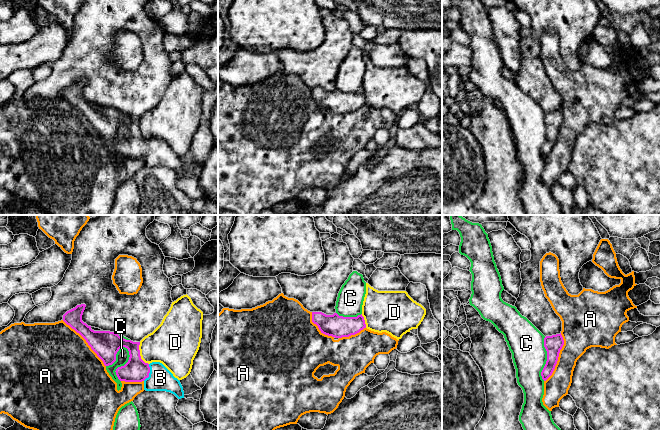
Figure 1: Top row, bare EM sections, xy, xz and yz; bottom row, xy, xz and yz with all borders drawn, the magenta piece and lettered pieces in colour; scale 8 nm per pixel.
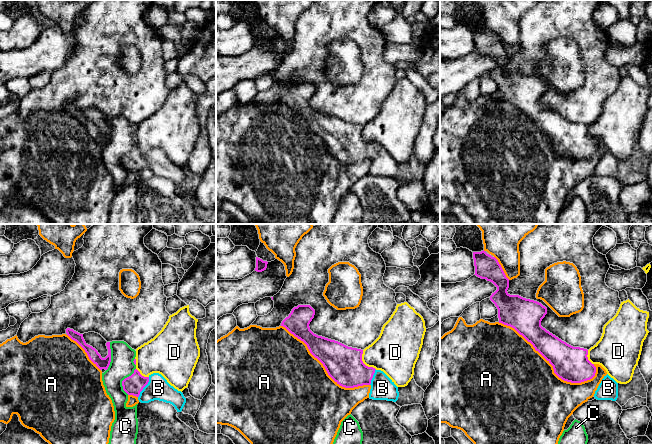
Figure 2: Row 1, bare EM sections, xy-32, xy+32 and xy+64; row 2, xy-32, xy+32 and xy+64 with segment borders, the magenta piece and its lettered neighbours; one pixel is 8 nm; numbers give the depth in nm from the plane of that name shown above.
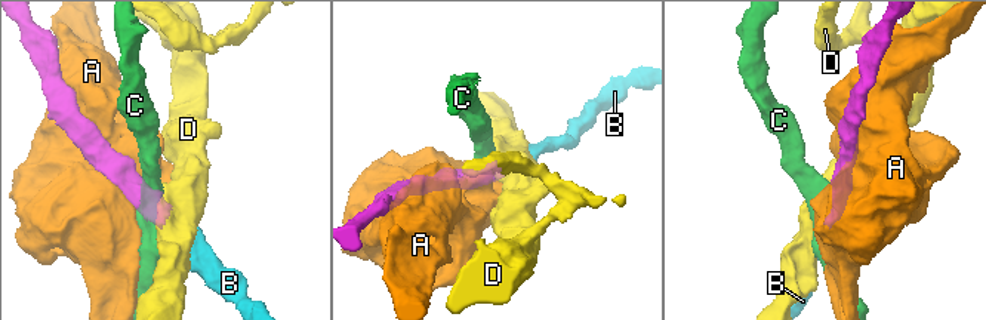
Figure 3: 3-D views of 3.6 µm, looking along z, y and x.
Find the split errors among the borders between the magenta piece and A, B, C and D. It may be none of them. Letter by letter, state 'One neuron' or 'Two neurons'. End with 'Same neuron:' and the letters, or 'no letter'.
A: Two neurons
B: One neuron
C: Two neurons
D: Two neurons
Same neuron: B

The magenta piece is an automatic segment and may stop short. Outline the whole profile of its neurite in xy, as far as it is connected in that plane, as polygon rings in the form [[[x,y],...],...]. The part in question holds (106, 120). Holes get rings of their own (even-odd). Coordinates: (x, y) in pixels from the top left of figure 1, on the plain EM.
[[[77,81],[75,84],[67,87],[63,91],[63,97],[79,109],[103,137],[105,142],[112,141],[116,137],[116,130],[120,124],[125,123],[129,127],[128,138],[116,145],[116,151],[120,157],[125,158],[144,158],[144,166],[146,167],[166,167],[174,170],[178,175],[184,174],[184,167],[180,157],[160,138],[145,139],[140,132],[140,118],[133,118],[120,113],[118,110],[110,107],[94,107],[82,97],[82,91],[86,81]]]

